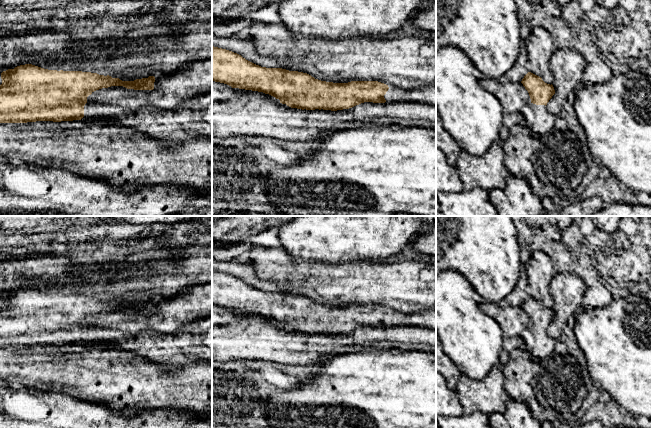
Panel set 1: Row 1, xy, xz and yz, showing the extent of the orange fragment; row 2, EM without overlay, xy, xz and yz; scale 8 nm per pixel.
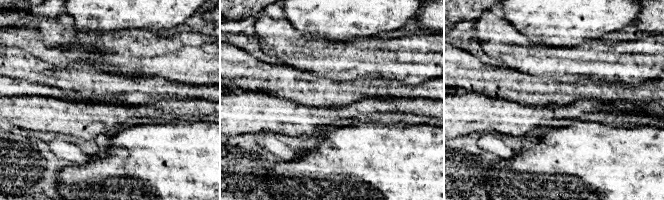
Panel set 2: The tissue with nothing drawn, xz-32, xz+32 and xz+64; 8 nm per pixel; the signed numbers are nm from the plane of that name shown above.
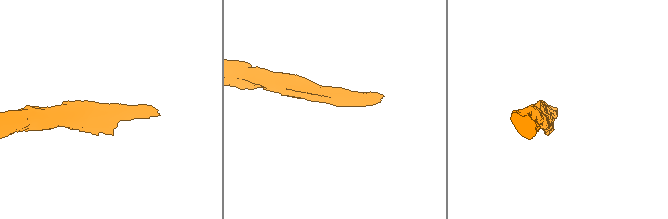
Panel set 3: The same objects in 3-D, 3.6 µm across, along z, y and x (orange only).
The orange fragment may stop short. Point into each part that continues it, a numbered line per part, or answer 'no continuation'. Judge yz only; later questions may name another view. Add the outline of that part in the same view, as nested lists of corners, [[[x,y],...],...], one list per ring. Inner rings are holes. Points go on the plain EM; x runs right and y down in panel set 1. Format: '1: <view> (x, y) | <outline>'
1: yz (540, 345) | [[[528,327],[520,336],[531,359],[535,362],[540,362],[554,353],[557,340],[550,337],[545,329]]]

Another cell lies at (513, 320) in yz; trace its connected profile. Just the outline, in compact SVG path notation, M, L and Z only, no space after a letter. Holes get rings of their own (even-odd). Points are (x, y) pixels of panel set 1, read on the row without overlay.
M485 302L479 306L486 315L497 322L504 335L520 336L526 328L531 327L529 317L521 306L510 306L504 302Z

